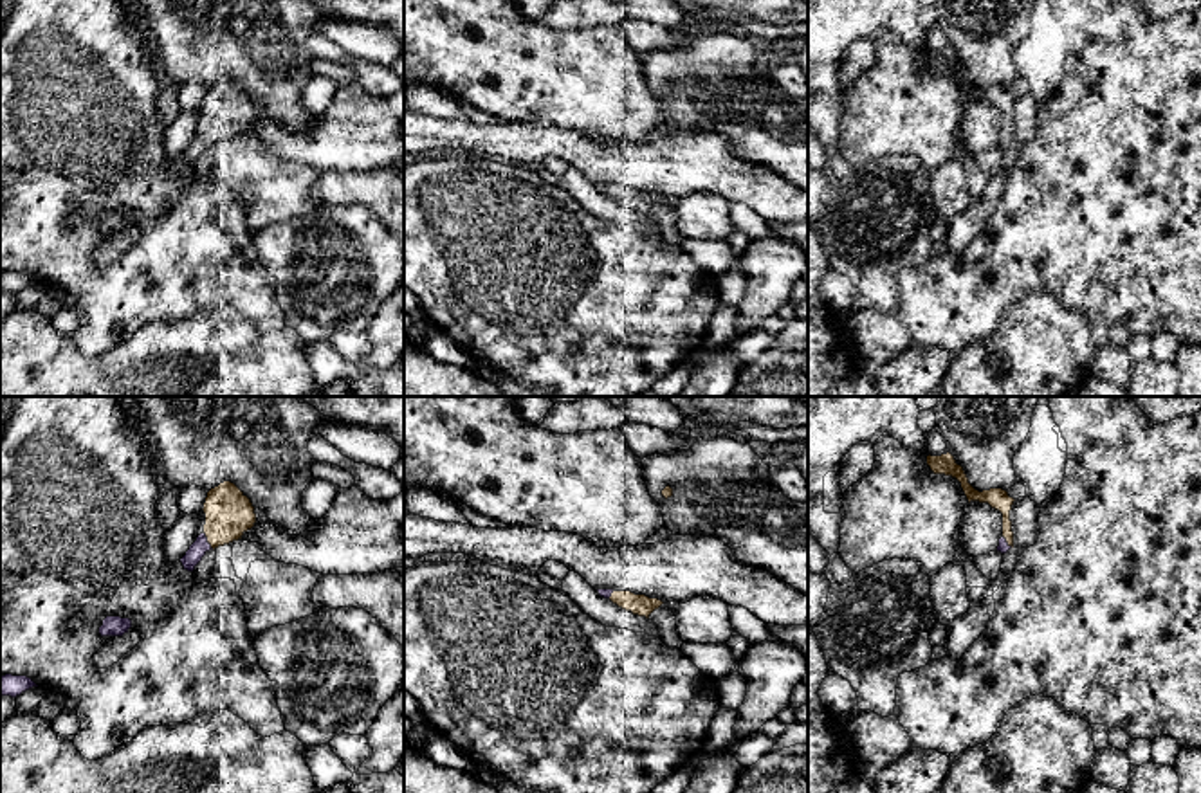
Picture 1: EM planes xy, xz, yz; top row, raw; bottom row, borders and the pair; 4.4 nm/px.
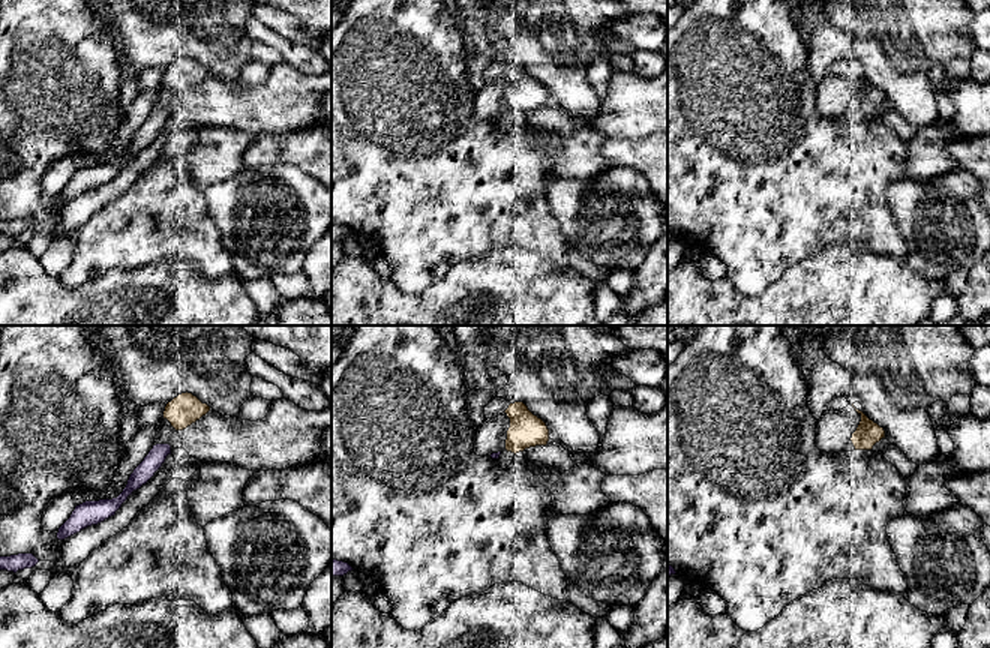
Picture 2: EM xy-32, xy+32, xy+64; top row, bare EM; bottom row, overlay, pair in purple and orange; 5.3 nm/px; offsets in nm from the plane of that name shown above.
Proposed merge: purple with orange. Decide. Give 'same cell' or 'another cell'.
same cell

